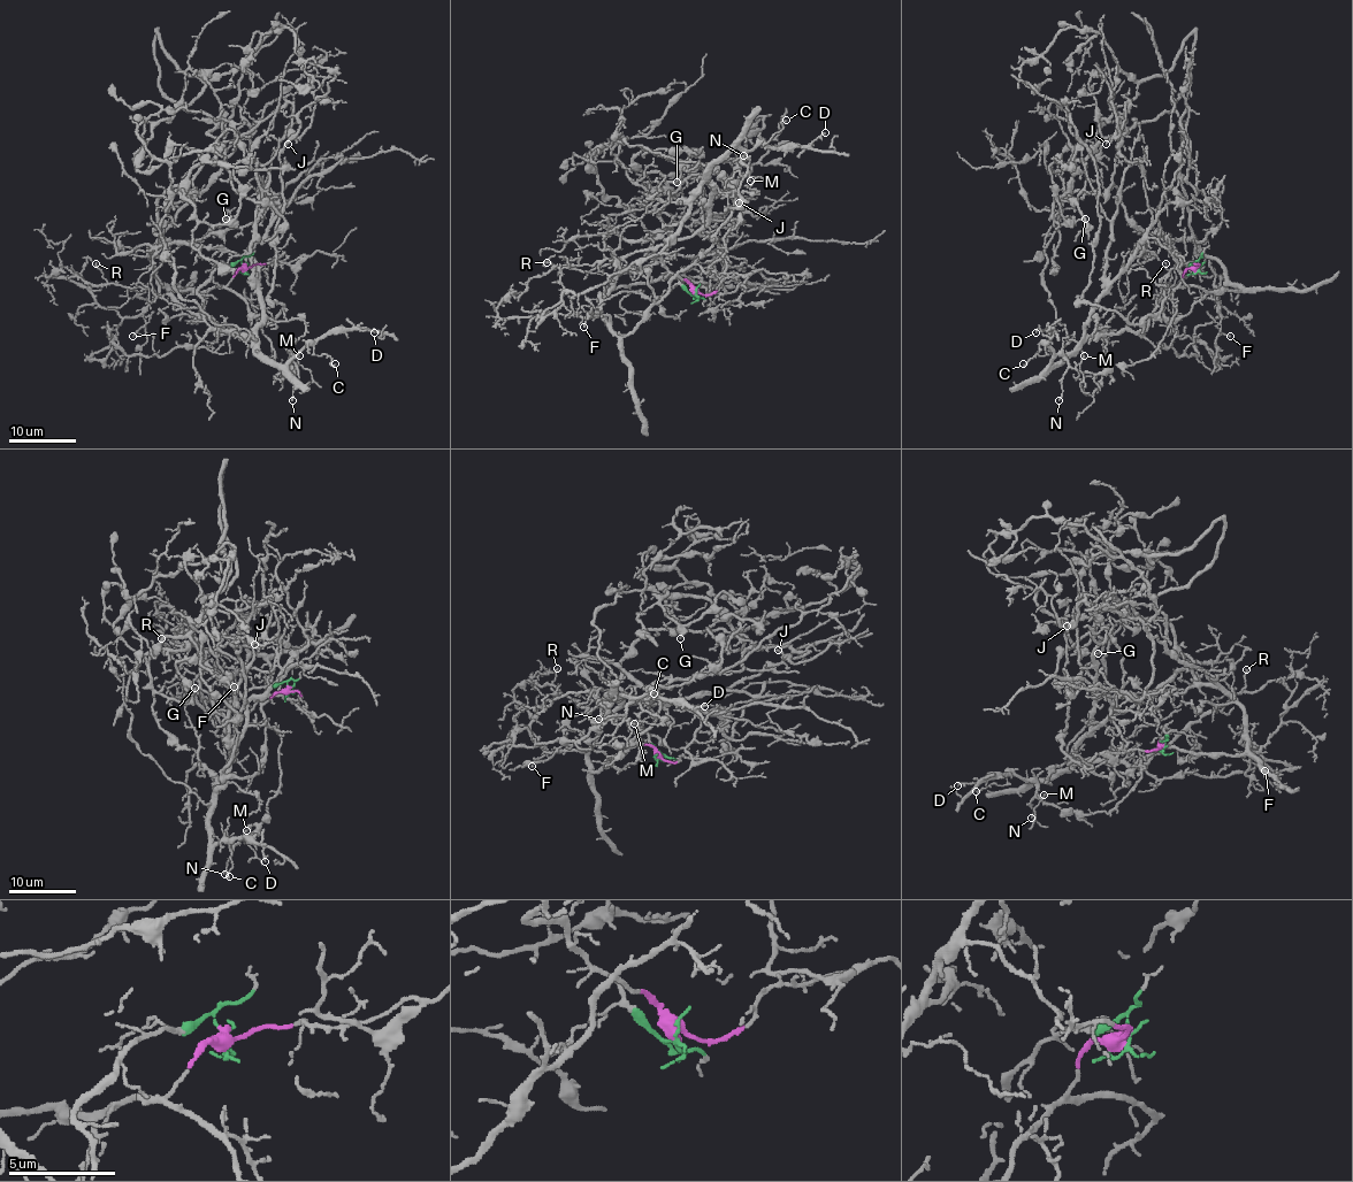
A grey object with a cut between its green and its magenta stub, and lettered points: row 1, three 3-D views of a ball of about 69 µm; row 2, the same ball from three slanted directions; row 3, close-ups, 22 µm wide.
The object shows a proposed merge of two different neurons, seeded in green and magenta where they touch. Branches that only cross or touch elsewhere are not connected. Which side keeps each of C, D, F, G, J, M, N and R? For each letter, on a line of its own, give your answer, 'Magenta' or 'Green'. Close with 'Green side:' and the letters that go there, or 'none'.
C: Green
D: Green
F: Magenta
G: Magenta
J: Magenta
M: Green
N: Green
R: Green
Green side: C, D, M, N, R

